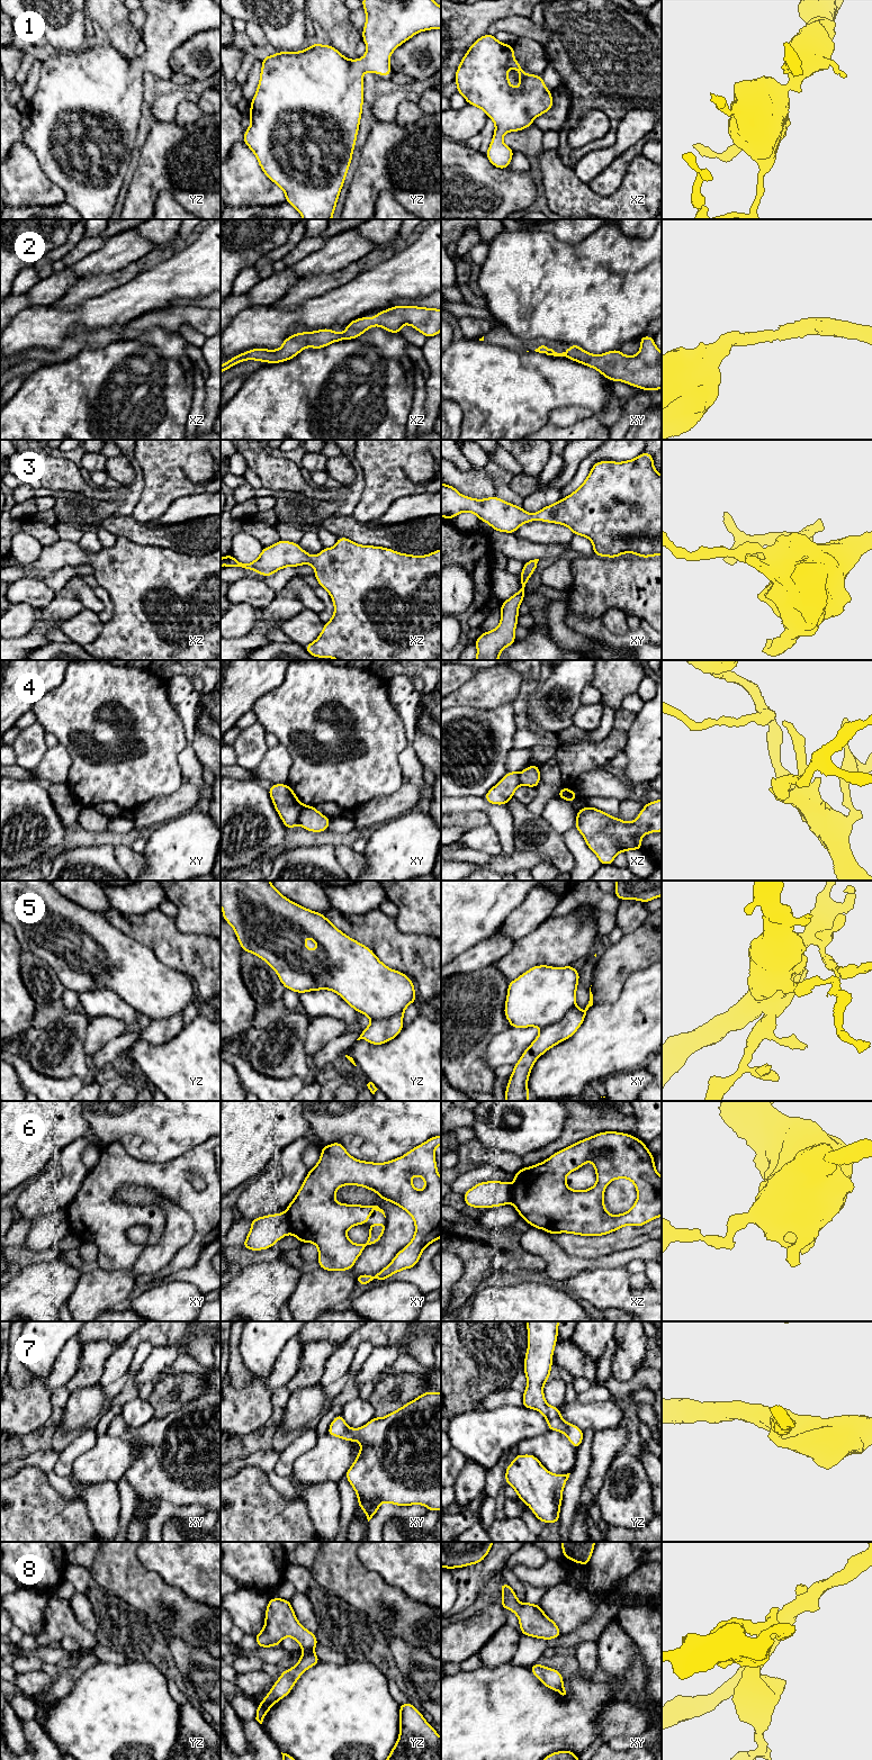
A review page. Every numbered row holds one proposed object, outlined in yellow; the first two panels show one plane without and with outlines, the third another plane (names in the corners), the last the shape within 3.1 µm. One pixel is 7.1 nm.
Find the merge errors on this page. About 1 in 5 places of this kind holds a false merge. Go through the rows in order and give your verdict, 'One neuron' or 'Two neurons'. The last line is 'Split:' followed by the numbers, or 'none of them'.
1: One neuron
2: One neuron
3: One neuron
4: Two neurons
5: Two neurons
6: Two neurons
7: One neuron
8: One neuron
Split: 4, 5, 6

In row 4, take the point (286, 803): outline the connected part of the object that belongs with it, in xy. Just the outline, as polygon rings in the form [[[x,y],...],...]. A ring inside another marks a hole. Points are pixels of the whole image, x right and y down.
[[[273,784],[268,793],[285,827],[288,830],[296,827],[304,805],[295,792],[287,784]]]

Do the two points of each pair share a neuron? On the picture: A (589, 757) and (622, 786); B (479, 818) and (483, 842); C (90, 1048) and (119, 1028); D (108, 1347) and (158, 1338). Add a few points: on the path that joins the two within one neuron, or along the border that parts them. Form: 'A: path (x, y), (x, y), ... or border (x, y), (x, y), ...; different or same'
A: border (602, 767), (584, 770), (577, 781); different
B: border (488, 822), (472, 828); different
C: path (97, 1041), (113, 1028); same
D: border (119, 1345), (109, 1356), (104, 1368); different

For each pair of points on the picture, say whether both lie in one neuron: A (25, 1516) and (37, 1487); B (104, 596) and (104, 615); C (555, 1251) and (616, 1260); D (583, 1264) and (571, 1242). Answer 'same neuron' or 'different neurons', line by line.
A: same neuron
B: same neuron
C: same neuron
D: different neurons

